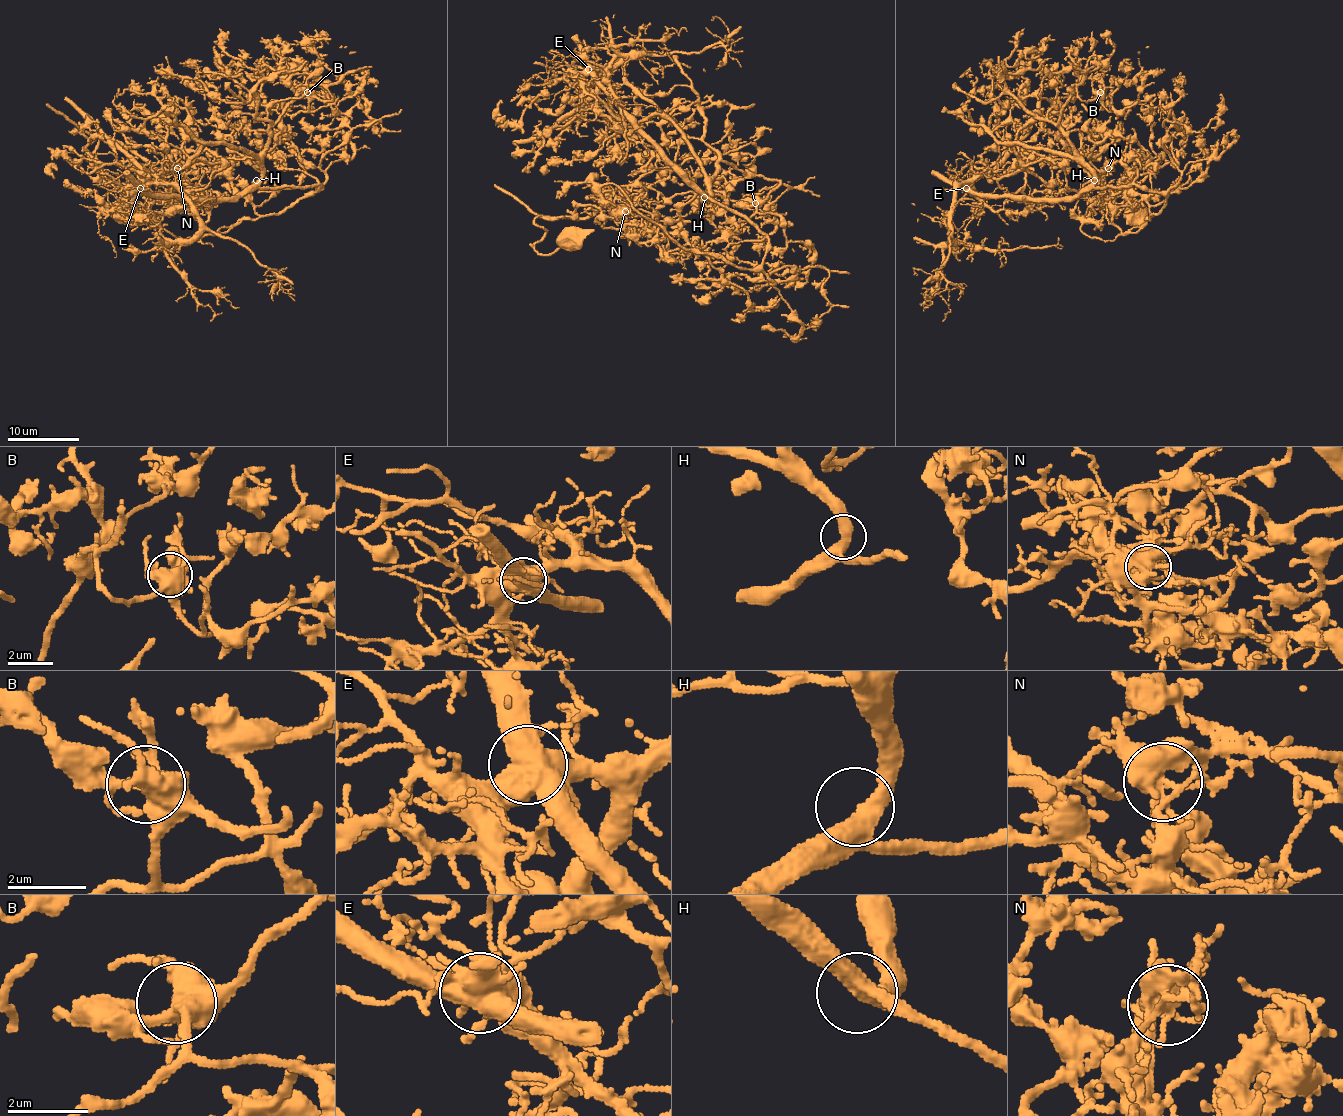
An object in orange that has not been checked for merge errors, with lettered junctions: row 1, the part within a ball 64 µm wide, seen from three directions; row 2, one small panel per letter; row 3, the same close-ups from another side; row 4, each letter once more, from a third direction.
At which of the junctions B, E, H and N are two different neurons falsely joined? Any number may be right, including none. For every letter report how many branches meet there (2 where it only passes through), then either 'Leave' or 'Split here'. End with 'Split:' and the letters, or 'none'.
B: Branches: 7. Leave
E: Branches: 6. Split here
H: Branches: 3. Leave
N: Branches: 3. Split here
Split: E, N

